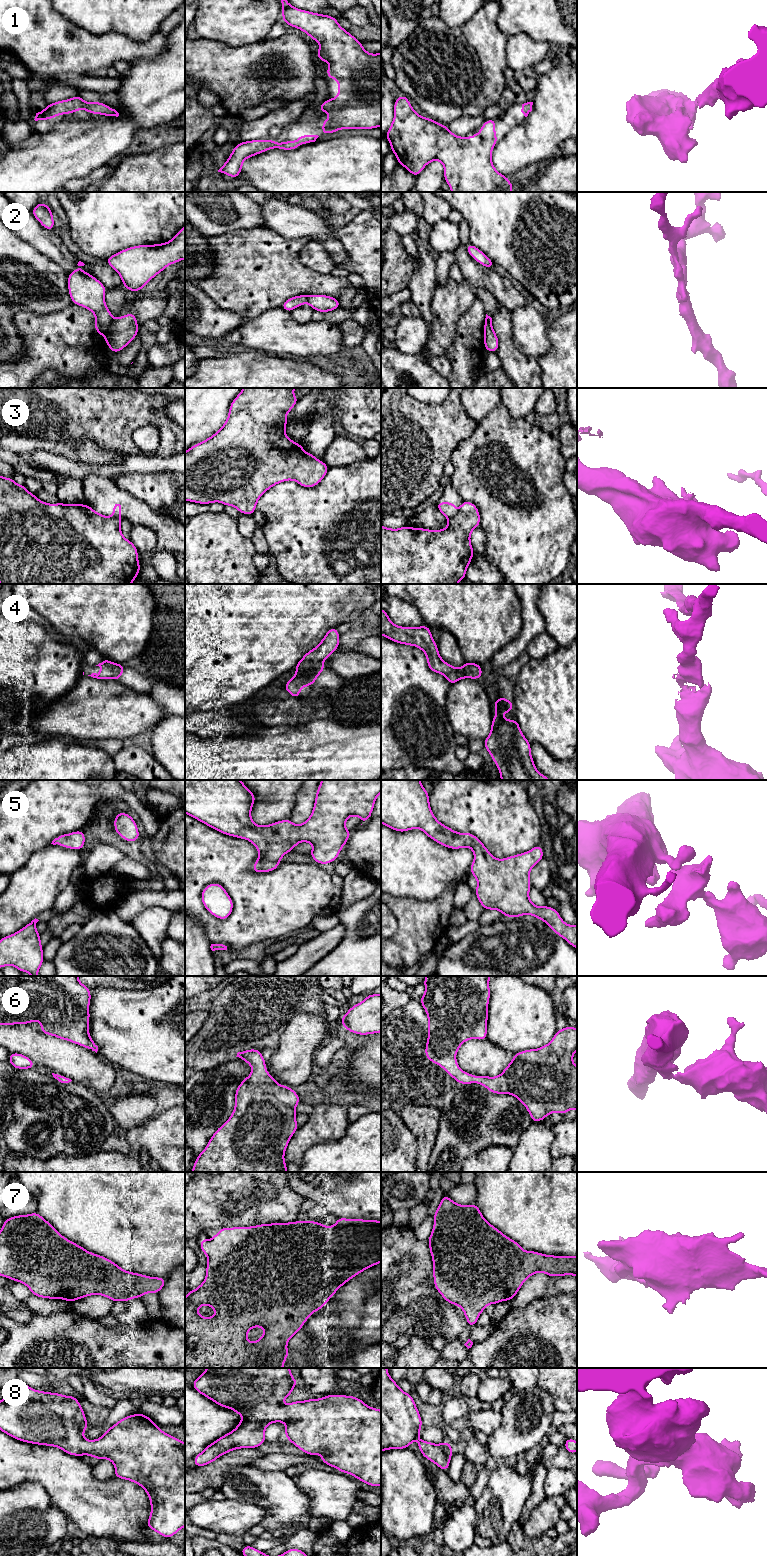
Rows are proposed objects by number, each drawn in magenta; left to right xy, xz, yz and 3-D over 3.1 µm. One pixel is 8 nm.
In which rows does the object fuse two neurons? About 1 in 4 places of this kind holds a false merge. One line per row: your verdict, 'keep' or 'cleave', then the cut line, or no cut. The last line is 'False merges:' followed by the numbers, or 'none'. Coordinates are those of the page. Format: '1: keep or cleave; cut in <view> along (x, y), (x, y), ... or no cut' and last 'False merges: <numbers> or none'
1: keep; no cut
2: cleave; cut in xy along (113, 319), (104, 335)
3: cleave; cut in xy along (112, 516), (121, 517)
4: keep; no cut
5: keep; no cut
6: keep; no cut
7: keep; no cut
8: keep; no cut
False merges: 2, 3

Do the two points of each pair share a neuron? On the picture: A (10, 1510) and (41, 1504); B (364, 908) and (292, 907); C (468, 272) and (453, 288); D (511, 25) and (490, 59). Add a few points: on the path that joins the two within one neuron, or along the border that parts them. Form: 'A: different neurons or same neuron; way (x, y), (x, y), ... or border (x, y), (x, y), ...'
A: same neuron; way (18, 1510), (33, 1506)
B: different neurons; border (341, 908), (336, 915)
C: different neurons; border (464, 279), (474, 289)
D: different neurons; border (499, 11), (497, 26), (507, 35)

